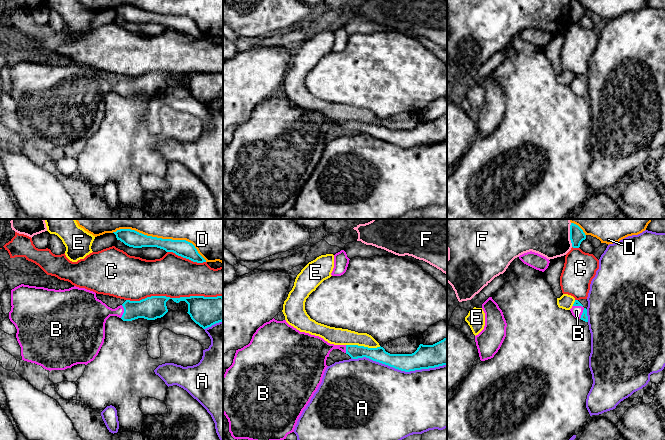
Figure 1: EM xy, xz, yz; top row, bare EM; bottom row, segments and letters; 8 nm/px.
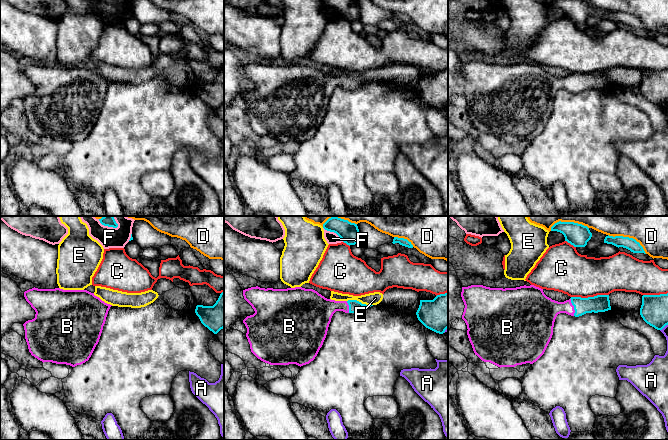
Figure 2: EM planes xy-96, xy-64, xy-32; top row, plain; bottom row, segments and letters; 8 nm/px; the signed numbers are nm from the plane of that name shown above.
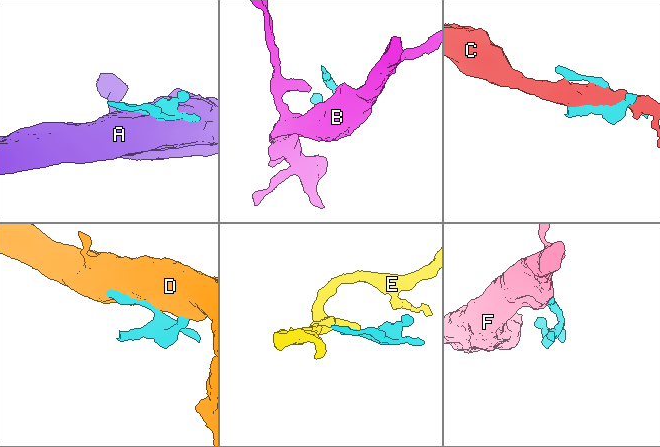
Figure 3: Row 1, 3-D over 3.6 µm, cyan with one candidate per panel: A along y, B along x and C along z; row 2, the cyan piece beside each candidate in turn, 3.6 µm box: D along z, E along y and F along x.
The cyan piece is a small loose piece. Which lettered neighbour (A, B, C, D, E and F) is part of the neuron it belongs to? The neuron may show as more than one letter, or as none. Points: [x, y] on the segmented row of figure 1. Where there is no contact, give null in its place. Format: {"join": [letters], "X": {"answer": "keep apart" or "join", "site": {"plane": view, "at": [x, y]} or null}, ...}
{"join": ["B"], "A": {"answer": "keep apart", "site": {"plane": "xz", "at": [399, 369]}}, "B": {"answer": "join", "site": {"plane": "yz", "at": [584, 308]}}, "C": {"answer": "keep apart", "site": {"plane": "xy", "at": [174, 298]}}, "D": {"answer": "keep apart", "site": {"plane": "xy", "at": [161, 238]}}, "E": {"answer": "keep apart", "site": {"plane": "xz", "at": [363, 346]}}, "F": {"answer": "keep apart", "site": {"plane": "yz", "at": [570, 235]}}}

